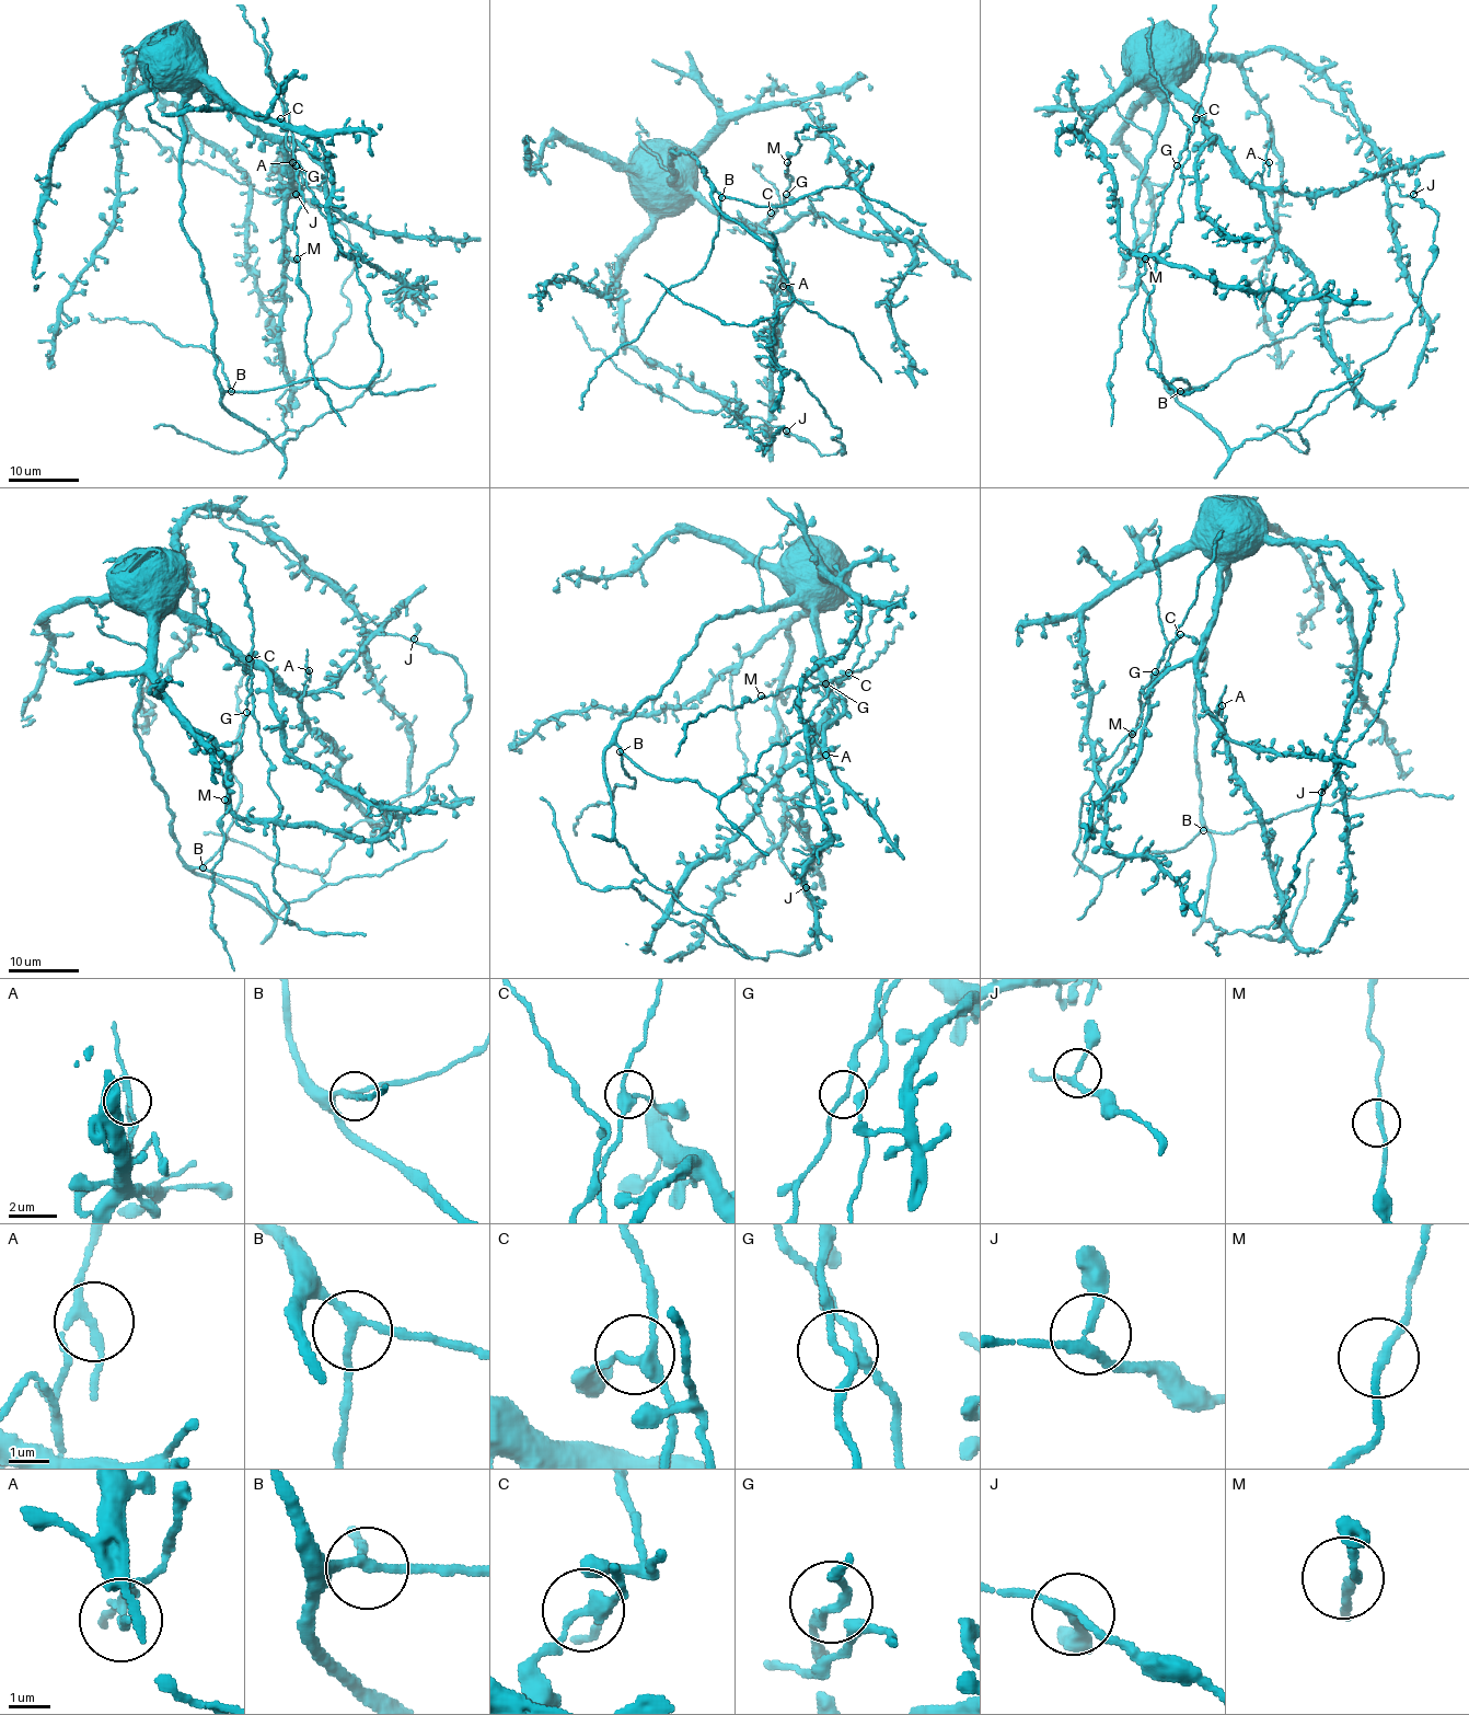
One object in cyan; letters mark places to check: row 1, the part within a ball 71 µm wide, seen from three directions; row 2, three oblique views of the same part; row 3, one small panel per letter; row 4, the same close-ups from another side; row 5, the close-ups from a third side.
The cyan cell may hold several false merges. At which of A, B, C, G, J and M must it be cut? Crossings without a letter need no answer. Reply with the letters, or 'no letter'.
no letter

